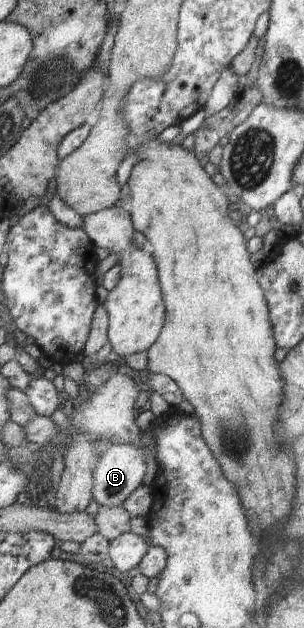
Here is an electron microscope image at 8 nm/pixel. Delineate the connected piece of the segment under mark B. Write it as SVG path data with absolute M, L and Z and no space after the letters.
M114 444L99 457L99 462L94 468L92 499L99 506L109 508L122 506L122 502L129 495L143 485L145 478L146 460L144 452L134 444Z

